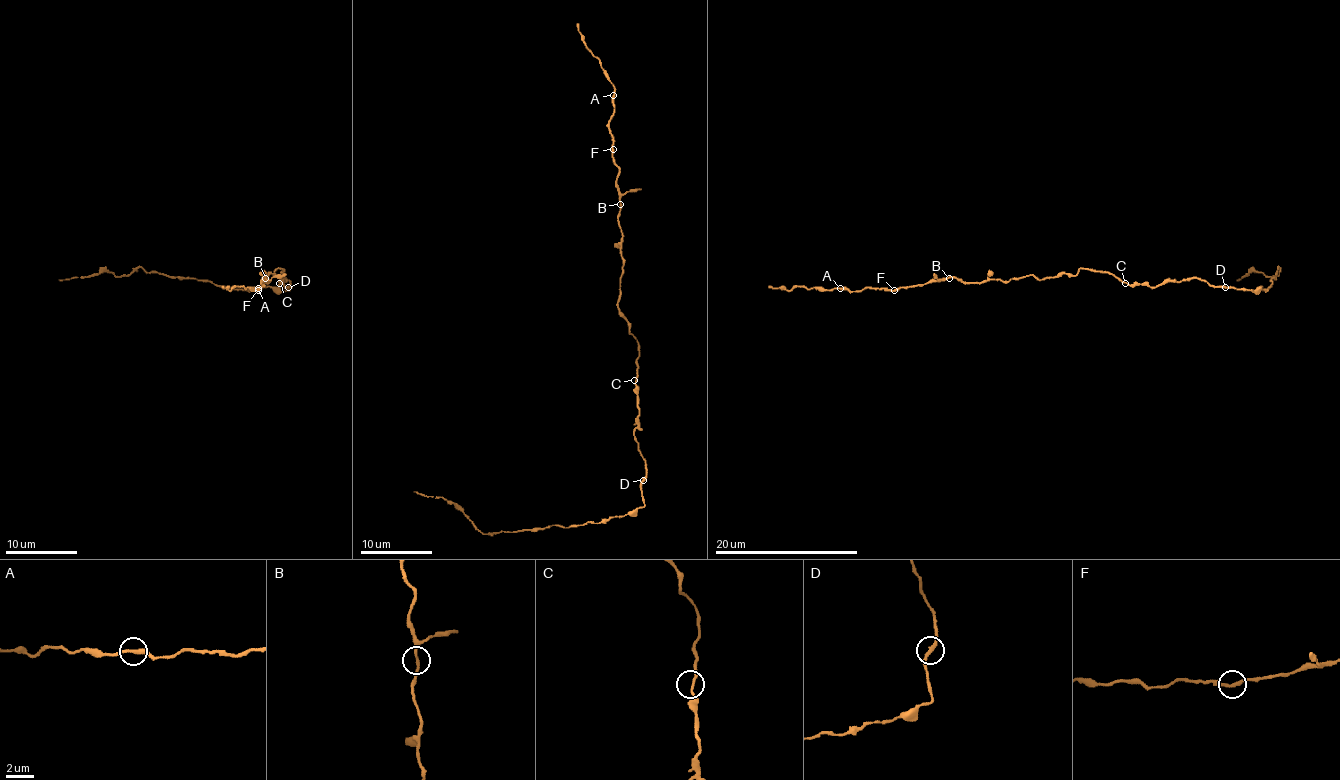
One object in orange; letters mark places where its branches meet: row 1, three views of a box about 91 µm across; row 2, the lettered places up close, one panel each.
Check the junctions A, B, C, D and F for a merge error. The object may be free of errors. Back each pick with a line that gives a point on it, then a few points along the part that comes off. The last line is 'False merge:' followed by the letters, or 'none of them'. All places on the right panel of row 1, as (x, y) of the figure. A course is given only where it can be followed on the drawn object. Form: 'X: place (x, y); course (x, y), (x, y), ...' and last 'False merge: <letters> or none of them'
False merge: none of them

